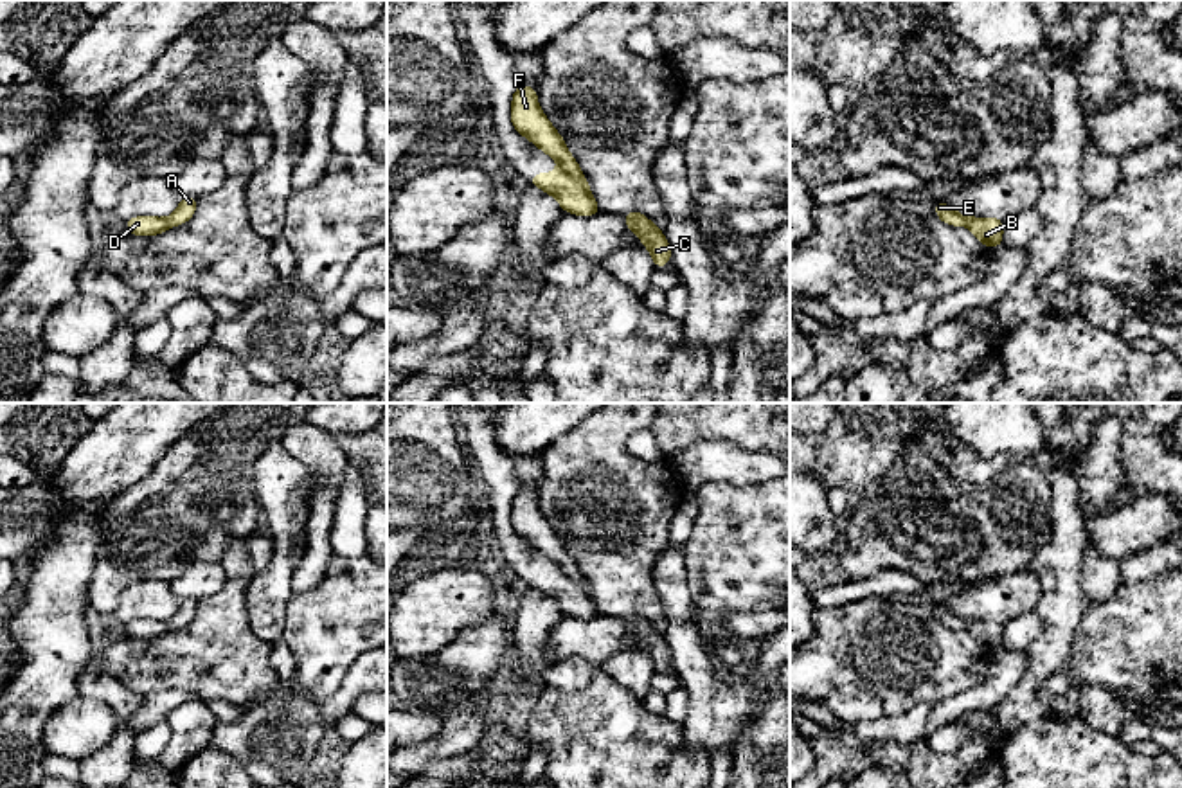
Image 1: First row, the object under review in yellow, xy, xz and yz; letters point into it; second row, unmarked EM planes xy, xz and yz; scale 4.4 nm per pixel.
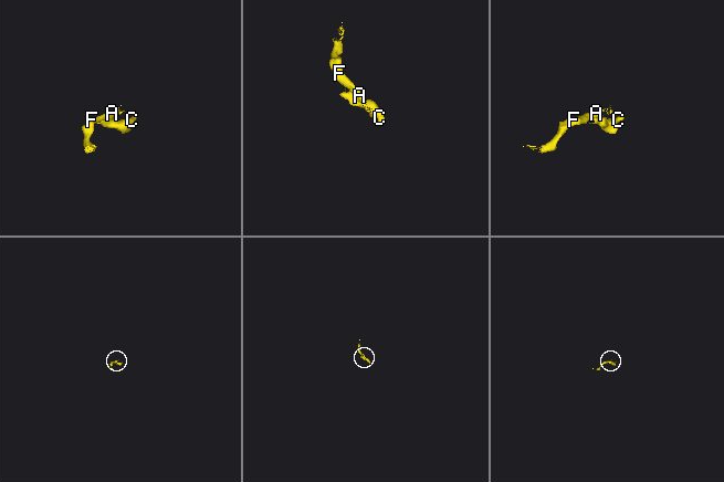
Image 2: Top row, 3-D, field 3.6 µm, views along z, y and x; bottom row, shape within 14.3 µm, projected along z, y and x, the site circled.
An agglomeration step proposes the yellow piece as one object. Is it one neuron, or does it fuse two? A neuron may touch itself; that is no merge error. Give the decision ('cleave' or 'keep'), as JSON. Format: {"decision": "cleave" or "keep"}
{"decision": "cleave"}

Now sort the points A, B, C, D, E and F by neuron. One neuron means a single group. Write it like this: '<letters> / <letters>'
A E F / B C D

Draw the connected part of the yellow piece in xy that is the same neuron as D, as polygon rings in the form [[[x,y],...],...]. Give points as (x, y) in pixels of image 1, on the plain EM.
[[[135,619],[124,624],[126,637],[133,639],[157,639],[175,628],[167,621]]]

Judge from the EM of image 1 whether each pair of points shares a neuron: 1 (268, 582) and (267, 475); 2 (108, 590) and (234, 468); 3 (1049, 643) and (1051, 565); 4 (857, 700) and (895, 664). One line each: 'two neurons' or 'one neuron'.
1: one neuron
2: one neuron
3: one neuron
4: two neurons

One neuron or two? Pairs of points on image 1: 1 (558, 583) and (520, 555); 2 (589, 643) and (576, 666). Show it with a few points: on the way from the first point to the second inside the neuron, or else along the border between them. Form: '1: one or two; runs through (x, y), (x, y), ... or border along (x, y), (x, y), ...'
1: one; runs through (549, 580), (529, 564)
2: two; border along (555, 661), (565, 655), (580, 655), (594, 664)

